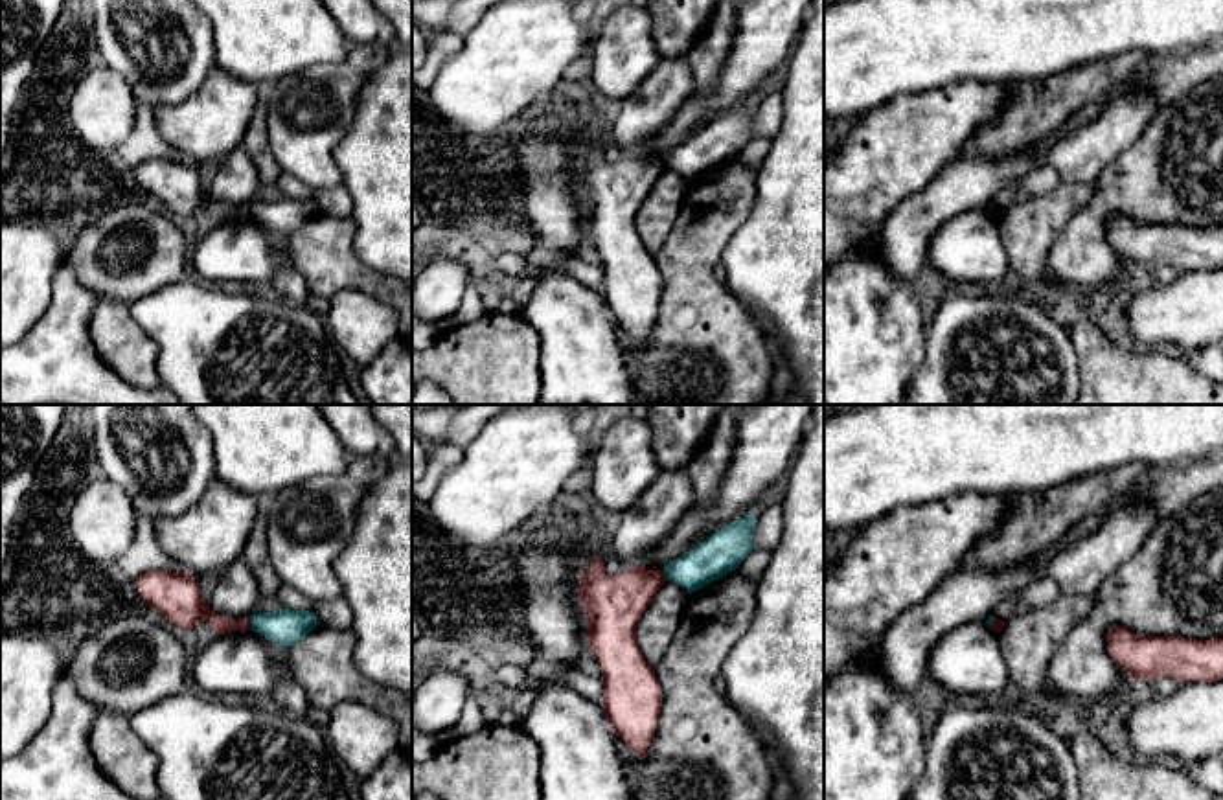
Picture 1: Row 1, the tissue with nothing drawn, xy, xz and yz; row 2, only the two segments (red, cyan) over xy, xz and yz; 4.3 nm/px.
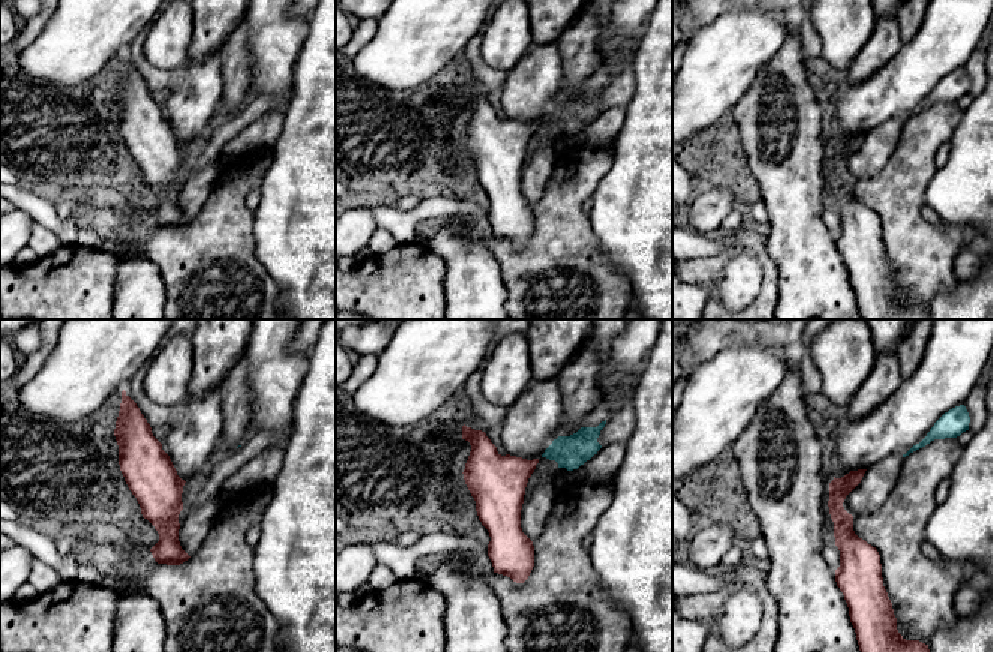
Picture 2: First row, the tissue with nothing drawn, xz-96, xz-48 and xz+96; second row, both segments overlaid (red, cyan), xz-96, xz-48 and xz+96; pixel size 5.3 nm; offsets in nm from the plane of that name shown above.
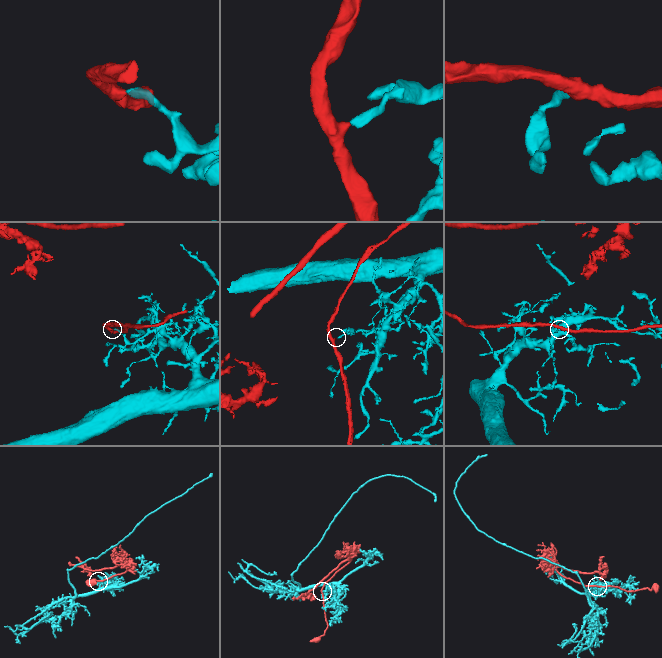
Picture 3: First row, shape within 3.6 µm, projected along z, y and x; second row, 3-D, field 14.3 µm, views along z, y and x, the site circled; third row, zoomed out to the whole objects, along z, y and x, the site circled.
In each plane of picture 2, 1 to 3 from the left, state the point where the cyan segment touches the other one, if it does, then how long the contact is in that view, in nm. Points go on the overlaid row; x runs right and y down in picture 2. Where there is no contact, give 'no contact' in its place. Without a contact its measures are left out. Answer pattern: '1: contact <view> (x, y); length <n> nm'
1: no contact
2: no contact
3: no contact

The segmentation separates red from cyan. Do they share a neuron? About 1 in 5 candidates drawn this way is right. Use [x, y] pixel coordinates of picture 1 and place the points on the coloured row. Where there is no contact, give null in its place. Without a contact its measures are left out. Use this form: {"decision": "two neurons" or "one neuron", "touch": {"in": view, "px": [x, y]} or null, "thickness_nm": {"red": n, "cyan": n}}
{"decision": "two neurons", "touch": {"in": "xy", "px": [249, 624]}, "thickness_nm": {"red": 120, "cyan": 160}}

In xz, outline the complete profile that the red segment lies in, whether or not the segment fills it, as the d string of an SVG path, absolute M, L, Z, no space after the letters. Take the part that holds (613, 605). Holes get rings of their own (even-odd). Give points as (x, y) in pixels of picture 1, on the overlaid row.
M600 557L590 559L577 600L587 616L587 647L601 668L601 706L612 732L644 760L658 725L662 688L638 647L636 625L666 577L642 566L612 576Z

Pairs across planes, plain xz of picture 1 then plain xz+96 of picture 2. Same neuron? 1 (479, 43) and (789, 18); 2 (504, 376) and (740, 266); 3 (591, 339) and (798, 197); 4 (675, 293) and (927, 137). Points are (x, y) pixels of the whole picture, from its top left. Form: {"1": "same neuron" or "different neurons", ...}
{"1": "different neurons", "2": "different neurons", "3": "same neuron", "4": "same neuron"}

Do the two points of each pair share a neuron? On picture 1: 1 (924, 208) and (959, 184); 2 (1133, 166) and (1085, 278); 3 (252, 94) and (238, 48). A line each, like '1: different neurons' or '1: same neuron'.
1: same neuron
2: same neuron
3: different neurons

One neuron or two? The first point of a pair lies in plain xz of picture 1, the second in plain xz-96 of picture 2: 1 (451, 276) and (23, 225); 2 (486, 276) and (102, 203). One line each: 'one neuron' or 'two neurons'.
1: one neuron
2: one neuron

